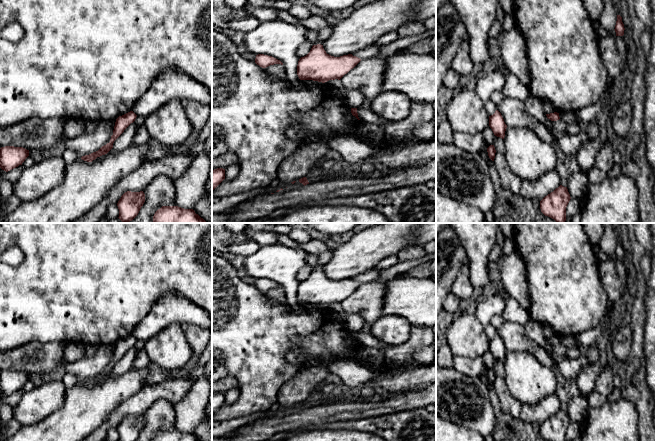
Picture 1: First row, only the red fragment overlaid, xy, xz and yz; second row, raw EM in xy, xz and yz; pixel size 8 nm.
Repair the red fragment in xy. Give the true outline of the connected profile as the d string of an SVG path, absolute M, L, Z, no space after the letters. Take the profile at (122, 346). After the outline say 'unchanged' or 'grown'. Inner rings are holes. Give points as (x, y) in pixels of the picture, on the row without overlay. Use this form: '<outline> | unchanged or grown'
M130 335L116 343L113 359L111 360L110 366L102 370L98 375L93 376L89 379L82 380L81 383L87 386L92 386L97 381L107 378L112 372L114 365L124 356L124 354L135 345L137 339Z | unchanged

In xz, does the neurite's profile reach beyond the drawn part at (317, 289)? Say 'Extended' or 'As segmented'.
As segmented

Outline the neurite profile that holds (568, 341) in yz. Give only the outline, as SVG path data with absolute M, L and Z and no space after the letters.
M563 336L559 338L560 343L565 346L567 349L577 347L579 348L579 343L576 340L576 336Z

